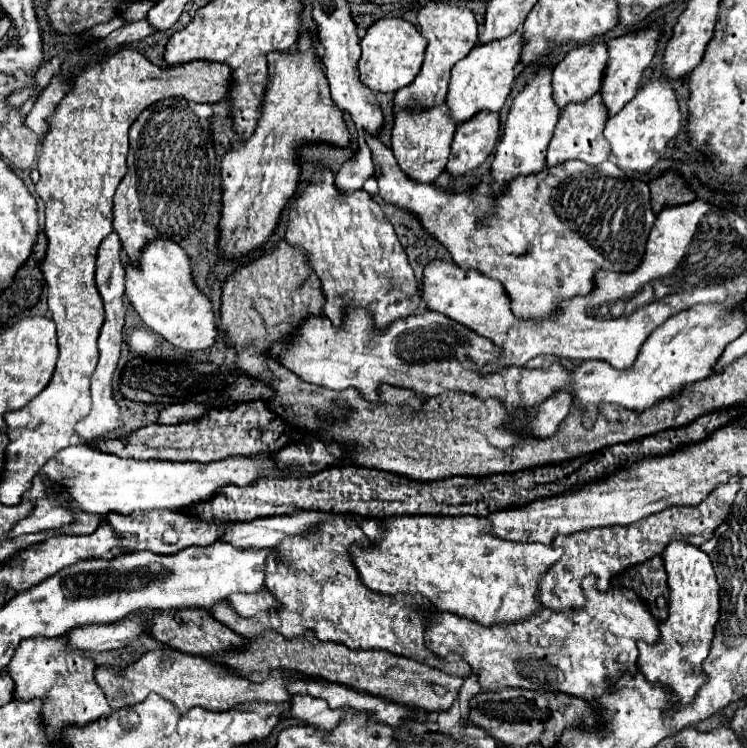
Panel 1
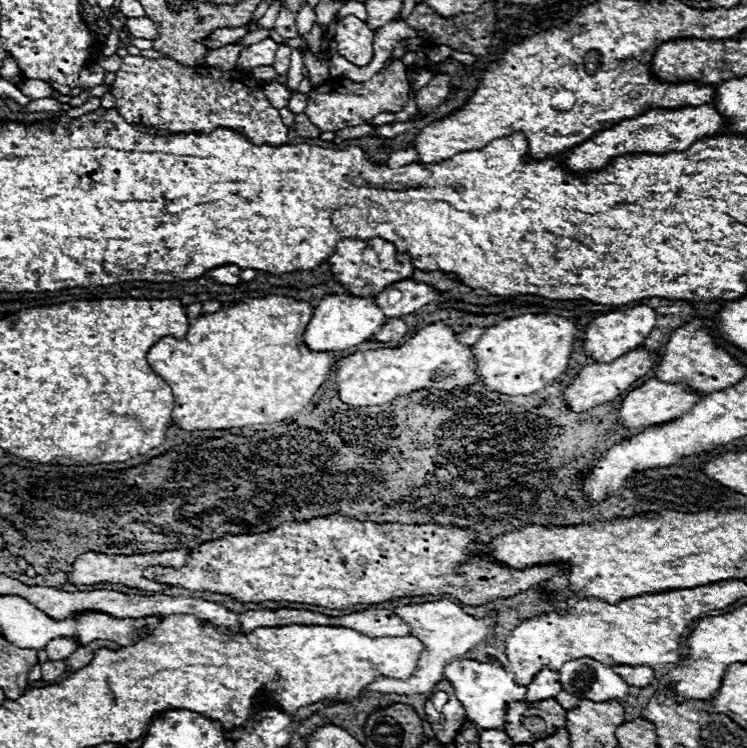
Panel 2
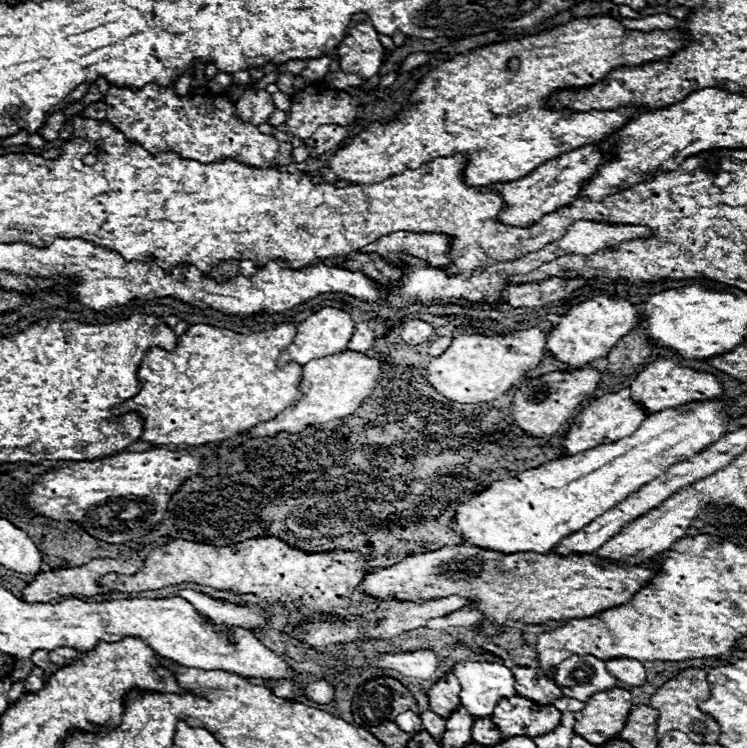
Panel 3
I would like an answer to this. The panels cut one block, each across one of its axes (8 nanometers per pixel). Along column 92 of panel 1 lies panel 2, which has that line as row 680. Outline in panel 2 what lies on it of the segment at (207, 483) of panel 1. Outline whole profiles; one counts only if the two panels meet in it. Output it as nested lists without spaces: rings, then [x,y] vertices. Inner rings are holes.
[[[458,658],[458,660],[452,660],[444,668],[444,678],[454,686],[456,696],[462,702],[468,720],[474,722],[480,730],[502,730],[506,706],[510,702],[524,700],[524,696],[526,696],[526,686],[516,684],[512,672],[504,670],[500,664]]]

